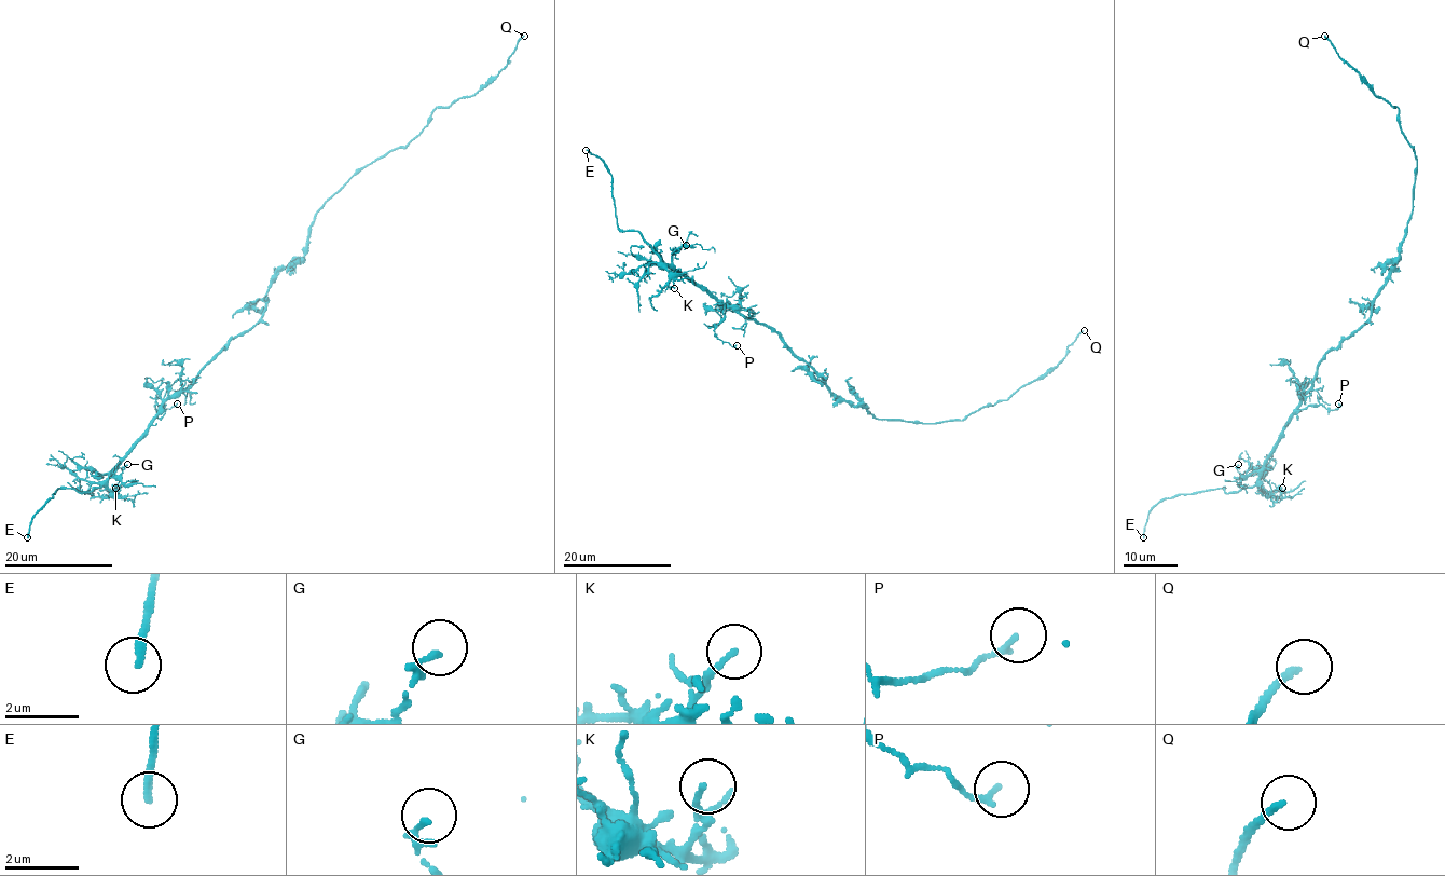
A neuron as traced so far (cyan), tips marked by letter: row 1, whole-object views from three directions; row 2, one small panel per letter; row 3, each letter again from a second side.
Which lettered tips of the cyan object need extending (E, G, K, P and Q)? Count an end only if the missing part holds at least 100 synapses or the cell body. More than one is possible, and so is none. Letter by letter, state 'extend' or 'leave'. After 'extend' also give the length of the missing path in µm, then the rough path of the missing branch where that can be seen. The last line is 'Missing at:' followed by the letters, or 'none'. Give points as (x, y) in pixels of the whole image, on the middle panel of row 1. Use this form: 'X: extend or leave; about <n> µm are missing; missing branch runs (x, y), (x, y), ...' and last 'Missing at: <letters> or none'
E: extend; about 15 µm are missing
G: leave
K: leave
P: leave
Q: leave
Missing at: E

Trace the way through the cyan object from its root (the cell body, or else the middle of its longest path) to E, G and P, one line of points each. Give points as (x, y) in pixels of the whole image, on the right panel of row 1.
E: (1370, 315), (1317, 367), (1312, 384), (1254, 484), (1163, 500), (1147, 515), (1143, 537)
G: (1370, 315), (1317, 367), (1312, 384), (1302, 395), (1268, 460), (1246, 475), (1237, 469), (1238, 464)
P: (1370, 315), (1325, 356), (1317, 367), (1312, 384), (1302, 395), (1296, 409), (1321, 405), (1335, 410), (1338, 404)

